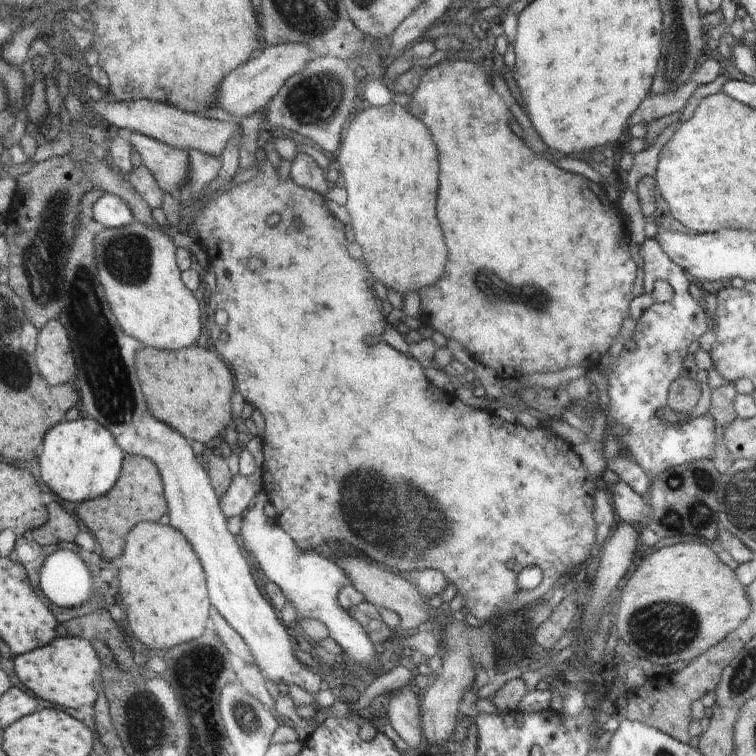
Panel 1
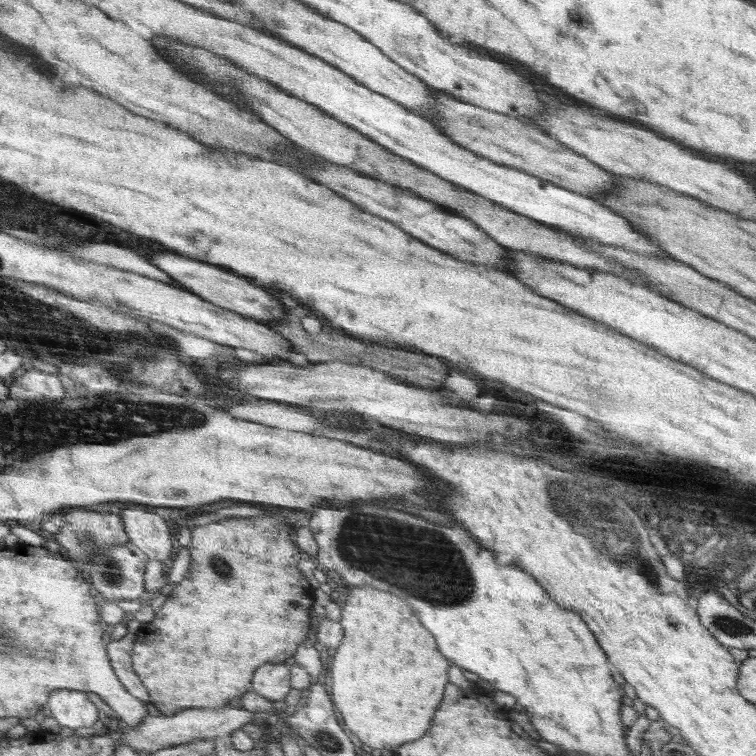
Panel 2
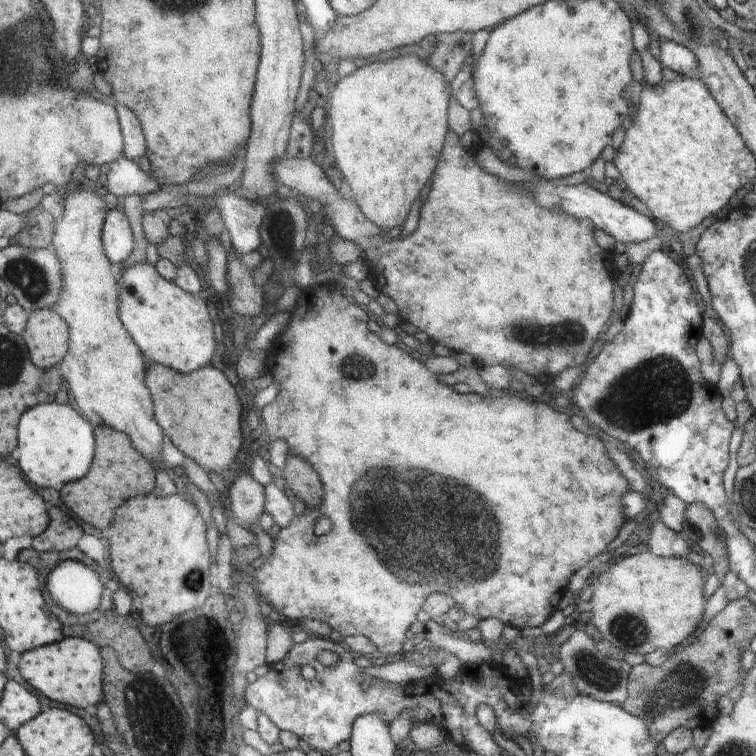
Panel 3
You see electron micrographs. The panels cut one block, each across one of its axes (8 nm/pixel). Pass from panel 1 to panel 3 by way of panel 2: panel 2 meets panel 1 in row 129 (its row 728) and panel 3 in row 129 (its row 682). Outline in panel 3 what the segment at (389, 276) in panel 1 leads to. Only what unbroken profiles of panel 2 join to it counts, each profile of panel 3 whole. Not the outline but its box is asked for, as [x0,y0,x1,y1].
[325,53,450,231]

